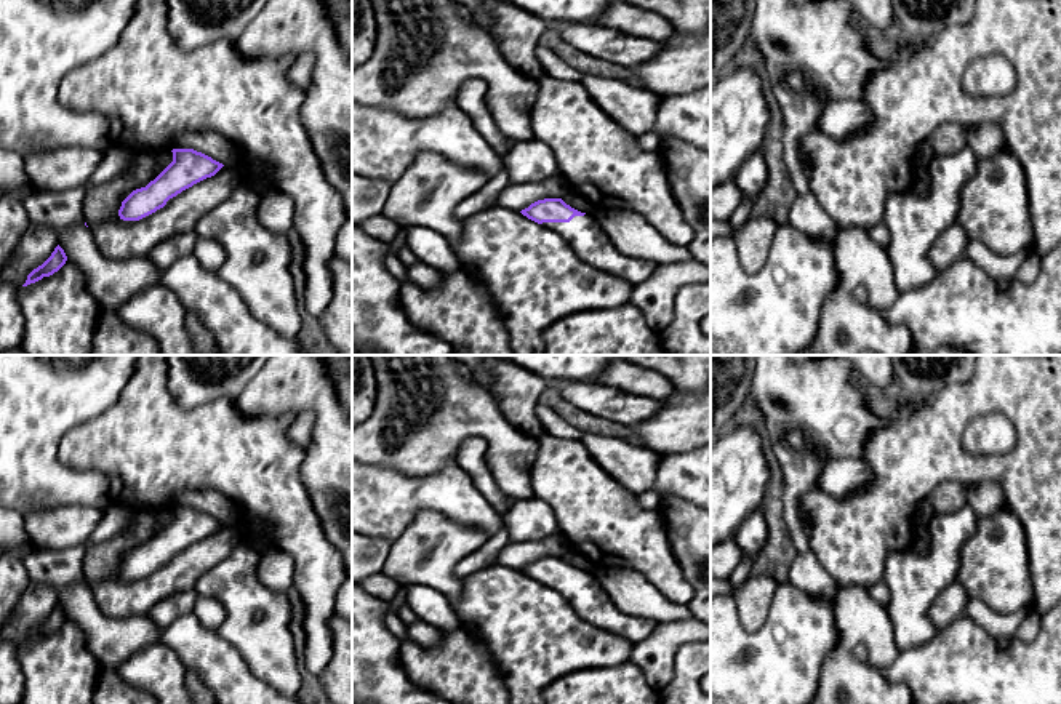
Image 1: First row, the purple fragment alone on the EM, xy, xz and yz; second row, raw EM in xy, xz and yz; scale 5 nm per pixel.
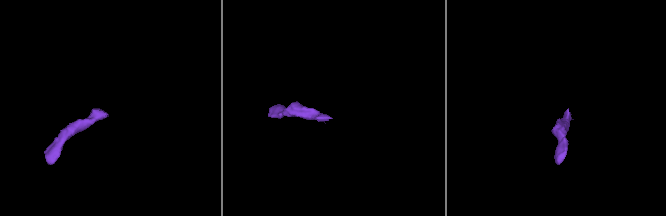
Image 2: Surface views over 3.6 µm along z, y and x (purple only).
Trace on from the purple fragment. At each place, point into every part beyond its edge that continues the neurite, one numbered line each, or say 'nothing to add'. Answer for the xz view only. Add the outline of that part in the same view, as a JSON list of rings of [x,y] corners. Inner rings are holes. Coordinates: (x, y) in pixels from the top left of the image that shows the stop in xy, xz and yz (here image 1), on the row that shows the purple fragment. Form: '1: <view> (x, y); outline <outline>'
1: xz (583, 234); outline [[[594,214],[575,216],[570,222],[543,222],[559,234],[586,262],[637,285],[658,269],[655,261],[624,254],[603,232]]]

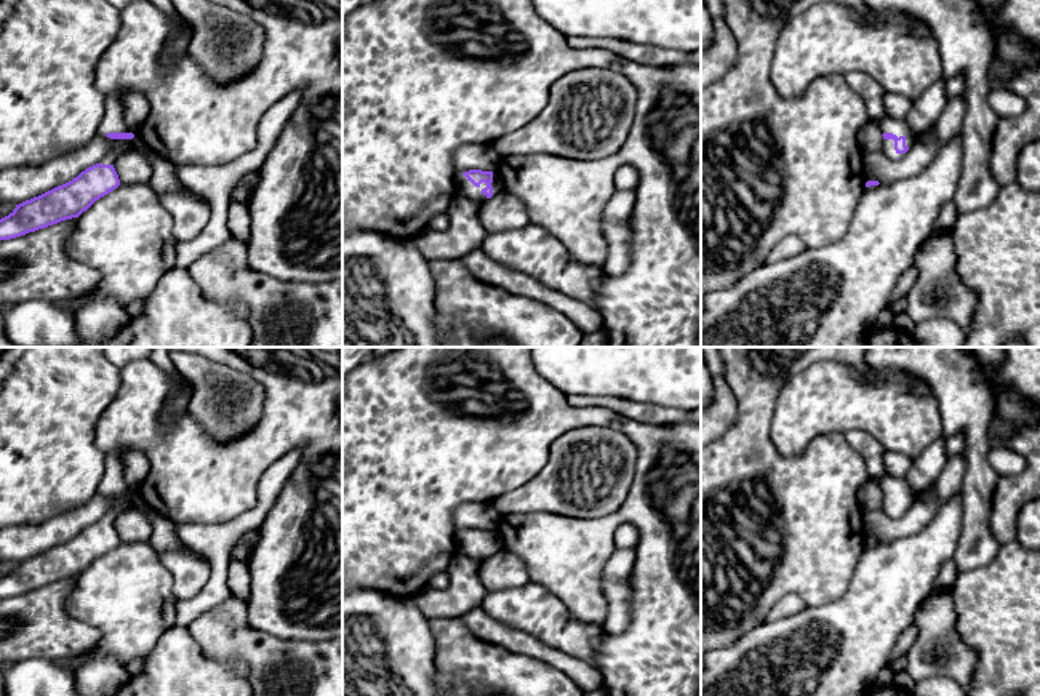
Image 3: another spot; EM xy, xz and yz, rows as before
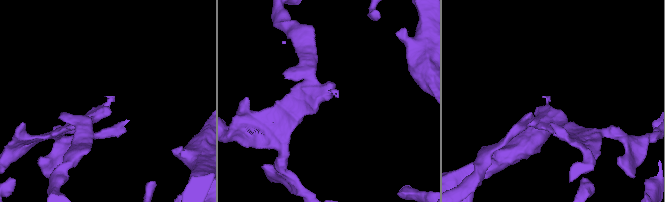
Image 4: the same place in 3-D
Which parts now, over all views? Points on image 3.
1: xy (164, 180); outline [[[118,90],[106,94],[106,110],[99,123],[99,133],[133,133],[133,139],[110,139],[112,150],[101,158],[101,165],[114,165],[117,158],[128,150],[142,152],[152,166],[152,178],[149,181],[150,187],[157,194],[170,194],[176,190],[190,192],[182,186],[174,173],[174,163],[155,154],[147,144],[142,142],[139,133],[131,130],[123,118],[123,102],[122,98],[128,90]]]

